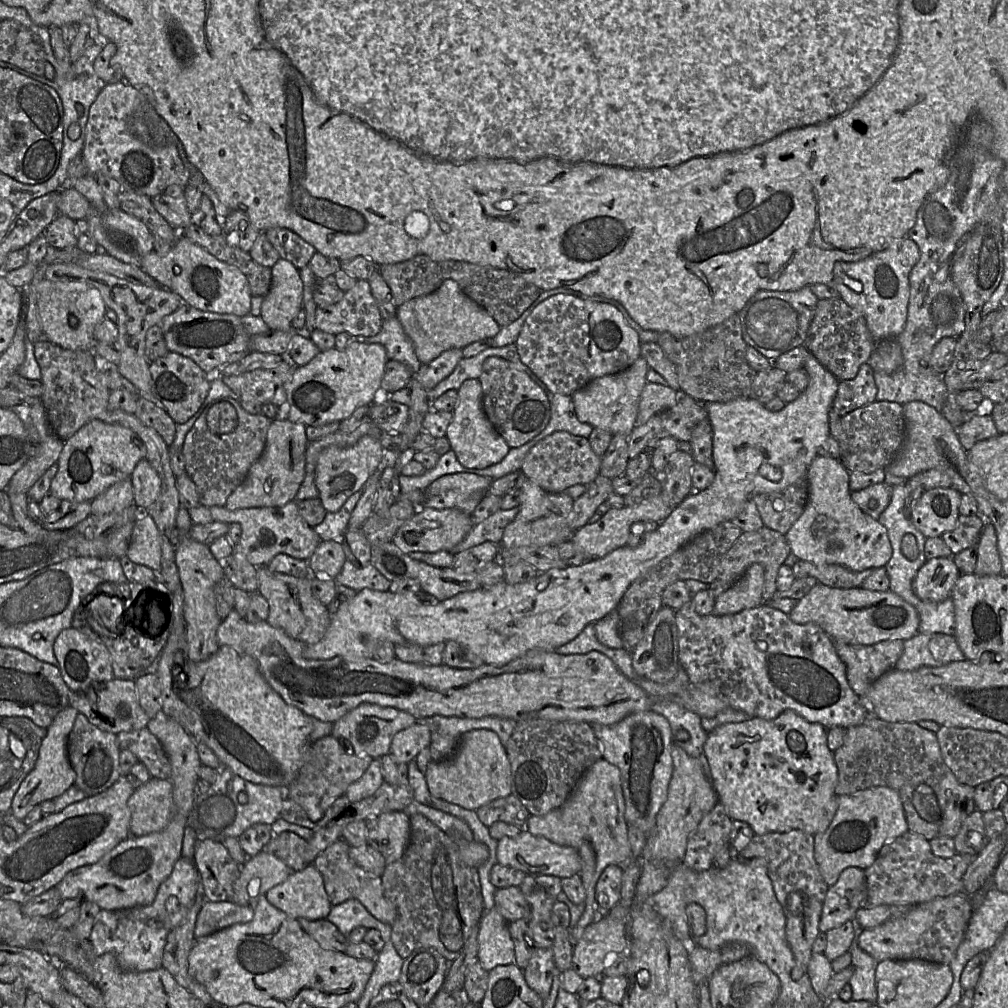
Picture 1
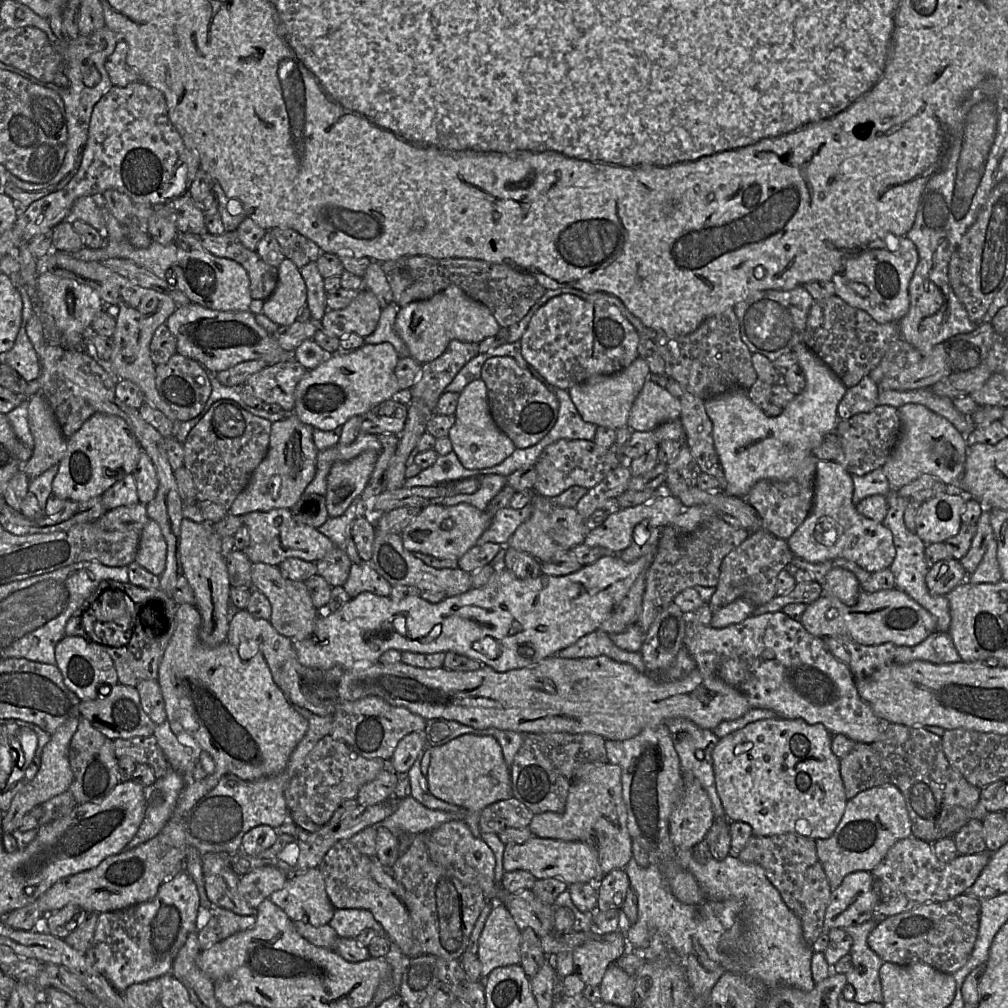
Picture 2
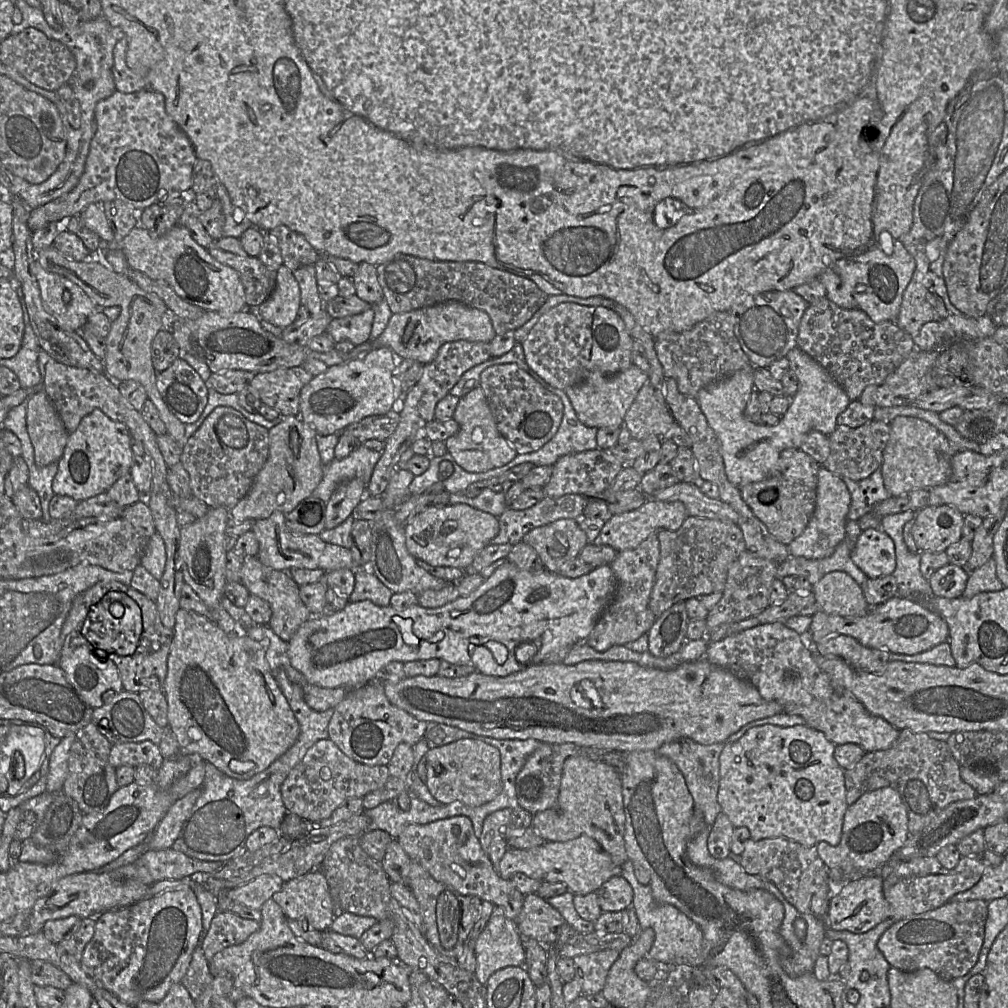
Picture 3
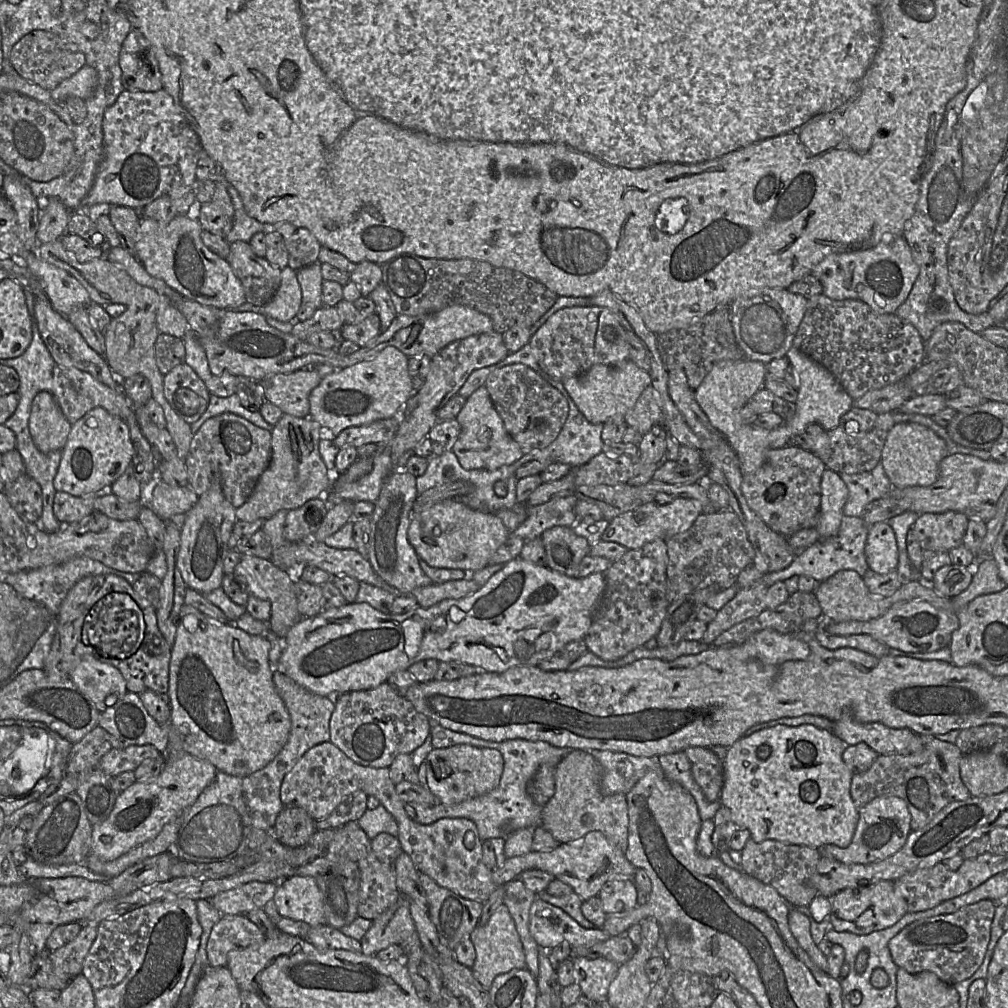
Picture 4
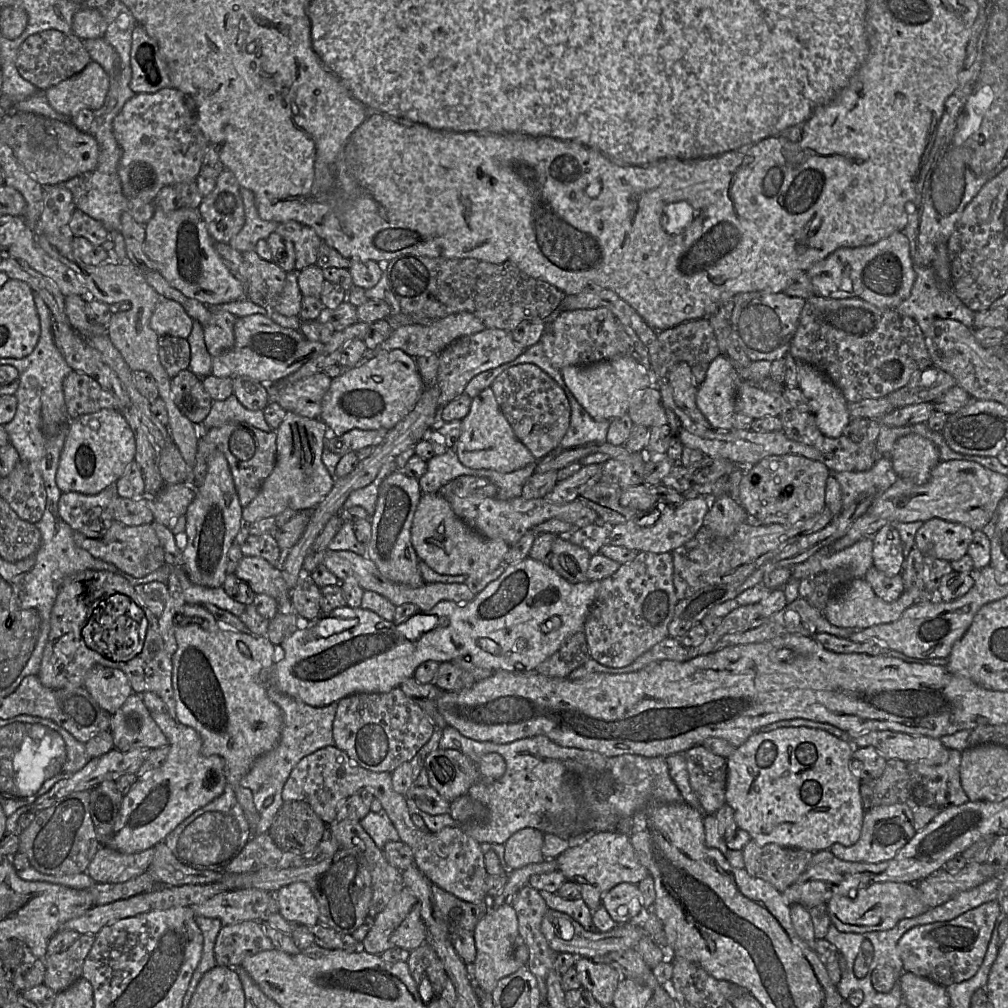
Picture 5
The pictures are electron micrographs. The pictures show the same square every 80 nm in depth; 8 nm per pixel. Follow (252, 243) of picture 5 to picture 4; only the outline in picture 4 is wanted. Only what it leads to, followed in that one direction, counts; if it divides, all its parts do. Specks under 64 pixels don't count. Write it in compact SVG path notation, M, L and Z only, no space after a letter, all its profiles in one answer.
M227 183L227 191L231 197L235 211L233 226L224 238L229 244L235 241L249 243L254 234L258 232L266 232L268 229L271 229L265 224L247 215L238 191L229 183Z

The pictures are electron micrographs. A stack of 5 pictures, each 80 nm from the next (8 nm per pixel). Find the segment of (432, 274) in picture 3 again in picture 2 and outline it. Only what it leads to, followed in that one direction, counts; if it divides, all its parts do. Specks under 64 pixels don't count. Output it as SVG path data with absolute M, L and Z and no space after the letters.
M412 255L379 263L392 289L393 302L399 307L413 301L429 299L450 284L455 284L471 298L485 304L503 328L519 322L546 291L530 275L481 259Z

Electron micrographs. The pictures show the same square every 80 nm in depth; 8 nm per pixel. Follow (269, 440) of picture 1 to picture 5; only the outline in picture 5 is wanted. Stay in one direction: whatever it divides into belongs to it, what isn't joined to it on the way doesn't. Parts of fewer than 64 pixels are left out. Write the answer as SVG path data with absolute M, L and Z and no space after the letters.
M292 412L286 415L276 432L276 463L256 497L242 508L244 523L275 517L285 509L314 509L331 491L334 480L322 462L326 424Z

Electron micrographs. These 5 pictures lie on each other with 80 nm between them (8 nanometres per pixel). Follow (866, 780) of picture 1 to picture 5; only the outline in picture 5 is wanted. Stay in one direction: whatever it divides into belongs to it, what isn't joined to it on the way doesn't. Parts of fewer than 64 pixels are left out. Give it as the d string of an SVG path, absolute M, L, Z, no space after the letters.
M949 749L949 758L944 764L927 765L922 762L889 759L883 774L874 780L861 781L860 795L863 808L906 804L913 815L913 827L922 830L936 815L950 806L959 806L969 801L960 781L962 752Z

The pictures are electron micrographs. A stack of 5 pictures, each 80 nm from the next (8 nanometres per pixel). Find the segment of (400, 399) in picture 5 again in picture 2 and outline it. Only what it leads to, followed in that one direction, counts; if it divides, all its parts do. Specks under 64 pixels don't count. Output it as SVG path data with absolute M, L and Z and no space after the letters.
M389 342L364 344L348 353L332 353L318 367L308 370L295 389L295 407L293 413L304 423L322 431L334 430L342 426L349 418L363 415L374 406L392 399L400 390L394 370L399 357Z

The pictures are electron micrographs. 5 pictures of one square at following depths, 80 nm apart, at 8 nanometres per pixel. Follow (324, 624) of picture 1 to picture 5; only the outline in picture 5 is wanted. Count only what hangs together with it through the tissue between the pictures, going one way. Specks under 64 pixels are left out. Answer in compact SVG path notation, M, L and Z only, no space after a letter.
M242 556L234 574L246 582L255 594L274 598L279 610L291 609L291 590L288 589L280 568L261 557Z

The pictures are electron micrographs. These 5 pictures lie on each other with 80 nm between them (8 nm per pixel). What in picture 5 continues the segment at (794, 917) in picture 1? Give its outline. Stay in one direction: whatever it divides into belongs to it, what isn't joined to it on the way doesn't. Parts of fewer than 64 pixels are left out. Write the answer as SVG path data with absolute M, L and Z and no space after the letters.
M752 839L741 851L747 873L770 883L780 893L799 878L813 856L813 852L807 850L773 843L758 846Z

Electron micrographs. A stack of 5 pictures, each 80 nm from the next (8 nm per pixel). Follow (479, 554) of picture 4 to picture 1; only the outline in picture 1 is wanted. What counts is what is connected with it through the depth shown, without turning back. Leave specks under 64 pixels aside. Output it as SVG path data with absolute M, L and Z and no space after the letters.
M427 507L407 520L397 530L392 542L405 554L412 552L450 552L466 537L473 526L470 514L460 509L434 509Z

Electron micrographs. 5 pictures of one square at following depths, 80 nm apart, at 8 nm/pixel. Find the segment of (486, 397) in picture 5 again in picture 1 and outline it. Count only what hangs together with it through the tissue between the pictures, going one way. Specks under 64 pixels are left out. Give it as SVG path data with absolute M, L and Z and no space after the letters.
M479 379L465 380L458 391L458 399L452 413L446 437L458 461L466 468L482 469L500 462L510 447L488 420L482 403L482 386Z

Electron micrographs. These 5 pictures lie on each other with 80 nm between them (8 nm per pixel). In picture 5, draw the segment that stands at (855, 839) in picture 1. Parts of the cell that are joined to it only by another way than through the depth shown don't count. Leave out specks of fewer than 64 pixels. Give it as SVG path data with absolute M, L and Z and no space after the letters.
M898 803L871 808L864 813L858 841L849 847L833 844L829 850L838 859L849 862L878 863L892 859L916 834L913 815L906 804Z

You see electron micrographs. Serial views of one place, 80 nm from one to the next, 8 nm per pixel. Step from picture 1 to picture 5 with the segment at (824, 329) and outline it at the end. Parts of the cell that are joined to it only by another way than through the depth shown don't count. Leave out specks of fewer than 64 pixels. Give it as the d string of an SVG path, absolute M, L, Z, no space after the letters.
M813 295L805 300L802 308L798 328L791 340L789 352L796 360L806 362L820 370L843 393L849 402L858 402L863 399L885 397L888 394L905 386L911 377L932 364L930 355L925 345L925 336L919 325L910 317L899 314L895 309L883 309L876 307L860 298L834 299L819 295Z

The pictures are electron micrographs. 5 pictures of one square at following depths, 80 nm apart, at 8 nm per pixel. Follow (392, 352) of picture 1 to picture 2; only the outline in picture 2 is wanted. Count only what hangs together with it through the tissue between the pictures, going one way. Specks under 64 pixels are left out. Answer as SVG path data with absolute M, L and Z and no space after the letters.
M394 302L383 308L376 329L370 335L364 337L364 342L365 344L389 342L394 346L398 357L405 358L410 356L408 347L394 328L399 308Z

